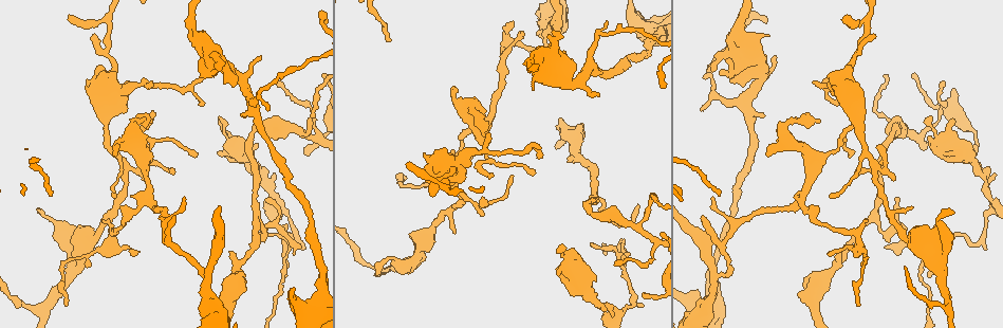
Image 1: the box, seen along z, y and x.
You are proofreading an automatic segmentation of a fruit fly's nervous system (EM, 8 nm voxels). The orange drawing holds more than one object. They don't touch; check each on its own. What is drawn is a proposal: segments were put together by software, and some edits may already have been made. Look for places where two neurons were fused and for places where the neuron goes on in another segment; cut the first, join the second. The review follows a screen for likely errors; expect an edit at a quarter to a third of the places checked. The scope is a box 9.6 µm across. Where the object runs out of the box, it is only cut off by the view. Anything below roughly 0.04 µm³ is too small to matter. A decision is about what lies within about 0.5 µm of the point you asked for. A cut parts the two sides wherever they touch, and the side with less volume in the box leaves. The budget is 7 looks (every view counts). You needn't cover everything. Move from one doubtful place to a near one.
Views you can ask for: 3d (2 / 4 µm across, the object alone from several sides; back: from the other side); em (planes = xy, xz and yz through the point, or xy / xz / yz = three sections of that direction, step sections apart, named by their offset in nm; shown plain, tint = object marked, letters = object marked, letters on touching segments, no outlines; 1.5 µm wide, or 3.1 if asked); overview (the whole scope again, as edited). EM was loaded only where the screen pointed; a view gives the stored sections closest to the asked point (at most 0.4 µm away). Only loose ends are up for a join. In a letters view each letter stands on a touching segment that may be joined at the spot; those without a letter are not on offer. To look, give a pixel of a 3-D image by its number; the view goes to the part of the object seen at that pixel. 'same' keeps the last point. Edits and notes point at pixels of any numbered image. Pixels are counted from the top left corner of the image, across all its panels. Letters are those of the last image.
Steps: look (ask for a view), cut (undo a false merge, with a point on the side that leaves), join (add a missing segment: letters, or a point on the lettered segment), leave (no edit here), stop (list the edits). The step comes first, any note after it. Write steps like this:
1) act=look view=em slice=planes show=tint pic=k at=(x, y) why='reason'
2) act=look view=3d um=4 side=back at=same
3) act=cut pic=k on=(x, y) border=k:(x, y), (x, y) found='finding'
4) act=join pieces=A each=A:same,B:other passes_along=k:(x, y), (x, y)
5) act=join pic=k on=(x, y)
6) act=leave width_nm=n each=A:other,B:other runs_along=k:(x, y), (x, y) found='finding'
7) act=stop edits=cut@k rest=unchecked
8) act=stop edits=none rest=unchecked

act=look view=3d um=2 pic=1 at=(273, 173) why='tapers out'

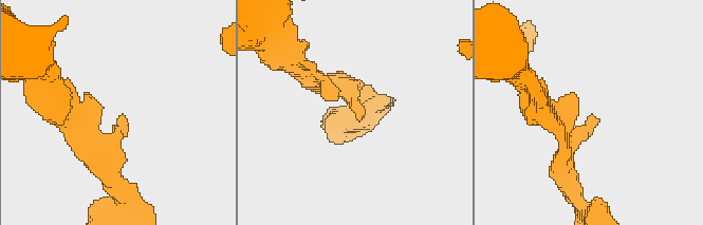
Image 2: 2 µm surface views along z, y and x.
act=look view=em slice=xz step=4 show=letters pic=2 at=(123, 115)

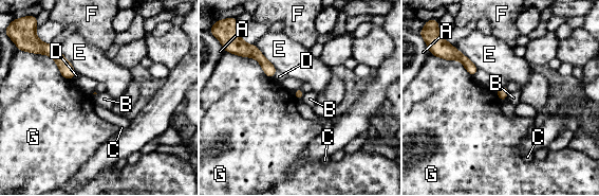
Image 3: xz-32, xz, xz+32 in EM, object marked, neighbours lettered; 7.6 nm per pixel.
act=look view=em slice=planes show=letters at=same why='cut it another way'

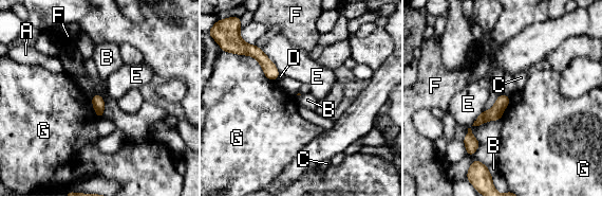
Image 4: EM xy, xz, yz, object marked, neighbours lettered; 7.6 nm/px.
act=leave each=A:other,B:other,C:other,D:other,E:other,F:other,G:other border=4:(104, 99), (104, 115), (101, 118) found='no lettered segment goes on from it'

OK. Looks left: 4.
act=look view=em slice=planes show=letters pic=1 at=(206, 272) why='three-way junction'

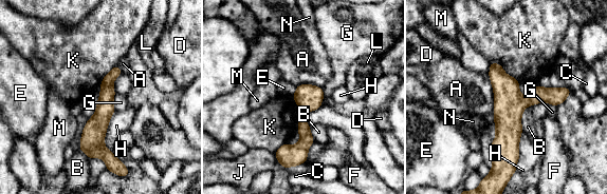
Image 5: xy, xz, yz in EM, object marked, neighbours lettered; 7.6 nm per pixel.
act=leave each=A:other,B:other,C:other,D:other,E:other,F:other,G:other,H:other,J:other,K:other,L:other,M:other,N:other runs_along=5:(567, 91), (525, 101), (501, 149) found='all the same neuron'

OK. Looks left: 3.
act=look view=em slice=planes show=letters pic=1 at=(377, 275) why='free end'

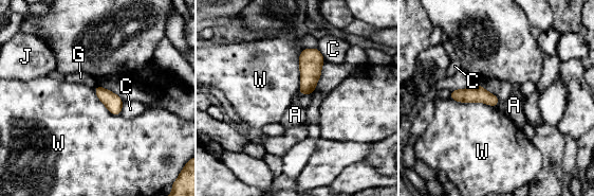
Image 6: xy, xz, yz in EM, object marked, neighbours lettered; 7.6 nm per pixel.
act=leave each=A:other,C:other,G:other,J:other,W:other runs_along=6:(452, 94), (482, 95), (495, 102) found='no lettered segment goes on from it'

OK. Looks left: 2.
act=stop edits=none rest=unchecked

